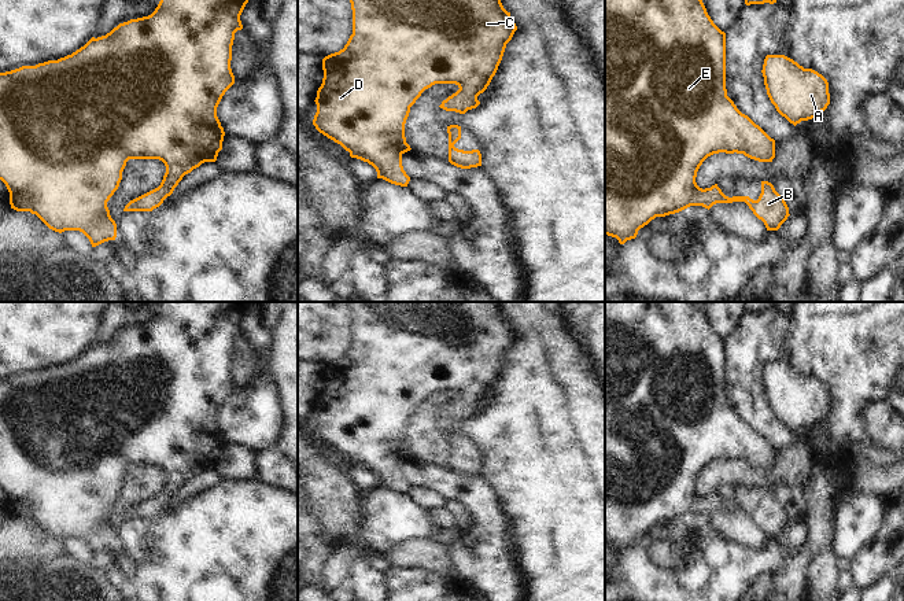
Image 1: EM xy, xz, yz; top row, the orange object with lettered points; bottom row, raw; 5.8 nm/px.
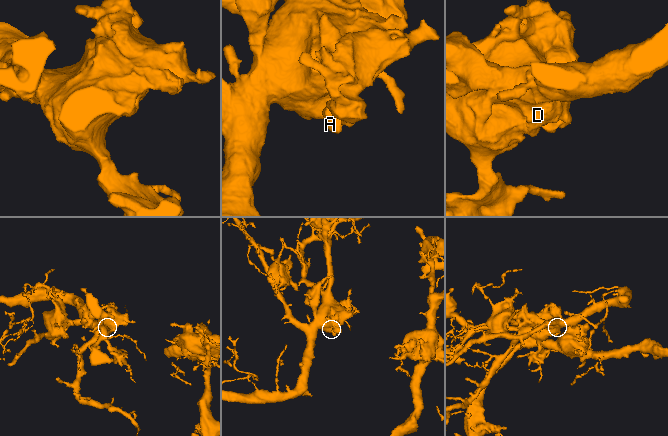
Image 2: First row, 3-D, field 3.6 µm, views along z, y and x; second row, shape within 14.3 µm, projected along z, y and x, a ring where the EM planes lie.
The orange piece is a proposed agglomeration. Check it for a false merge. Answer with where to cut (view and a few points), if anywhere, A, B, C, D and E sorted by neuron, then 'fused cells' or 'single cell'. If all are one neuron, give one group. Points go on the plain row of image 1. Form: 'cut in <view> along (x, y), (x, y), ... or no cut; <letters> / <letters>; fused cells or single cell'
no cut; A B C D E; single cell

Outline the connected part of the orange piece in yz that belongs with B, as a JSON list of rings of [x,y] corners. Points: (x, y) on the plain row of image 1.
[[[605,302],[605,542],[616,545],[620,552],[635,546],[638,538],[656,524],[679,520],[690,513],[711,516],[716,510],[745,509],[753,521],[761,527],[767,538],[778,538],[787,527],[789,515],[785,506],[768,488],[761,488],[761,501],[757,508],[749,504],[726,504],[717,491],[700,495],[695,490],[702,469],[719,460],[744,461],[759,469],[772,469],[775,465],[775,447],[771,446],[748,423],[742,421],[727,403],[726,397],[726,340],[711,327],[702,307],[697,302]]]

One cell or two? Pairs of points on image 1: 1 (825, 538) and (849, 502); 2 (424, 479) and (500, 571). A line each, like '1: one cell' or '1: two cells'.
1: two cells
2: one cell

